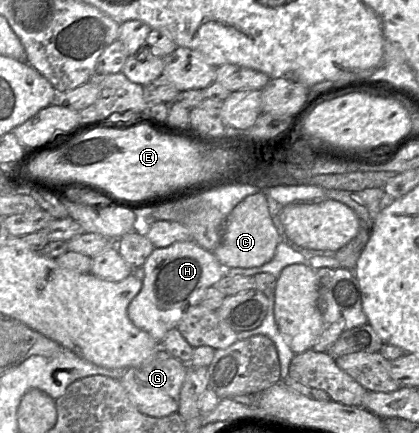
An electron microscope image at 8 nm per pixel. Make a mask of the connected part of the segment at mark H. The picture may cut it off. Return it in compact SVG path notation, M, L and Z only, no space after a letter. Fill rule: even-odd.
M192 240L154 248L142 265L142 286L130 301L127 315L136 327L160 343L166 333L178 325L186 310L201 301L205 290L226 274L226 268L231 267L221 265L212 251Z

